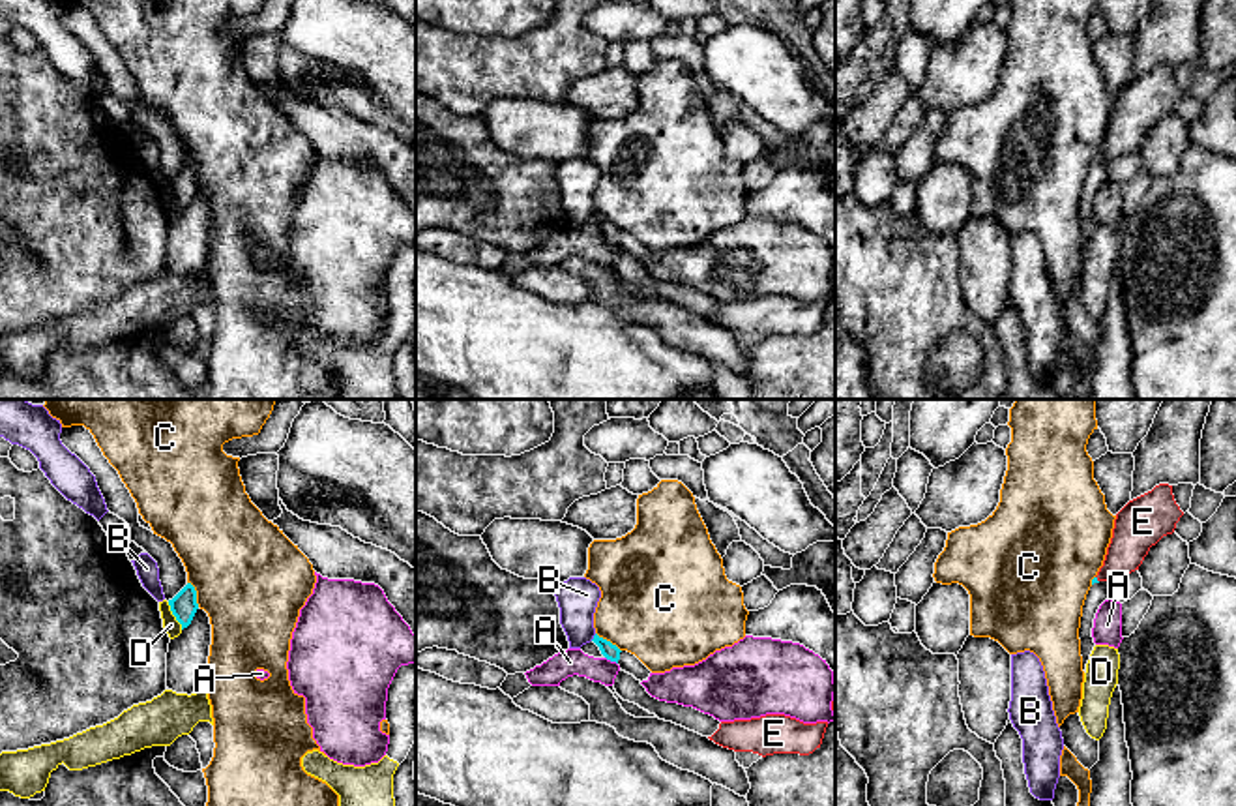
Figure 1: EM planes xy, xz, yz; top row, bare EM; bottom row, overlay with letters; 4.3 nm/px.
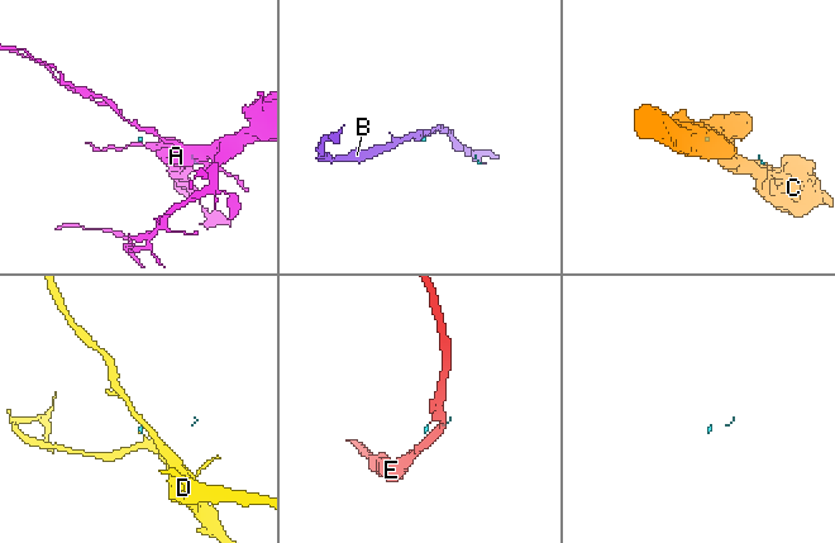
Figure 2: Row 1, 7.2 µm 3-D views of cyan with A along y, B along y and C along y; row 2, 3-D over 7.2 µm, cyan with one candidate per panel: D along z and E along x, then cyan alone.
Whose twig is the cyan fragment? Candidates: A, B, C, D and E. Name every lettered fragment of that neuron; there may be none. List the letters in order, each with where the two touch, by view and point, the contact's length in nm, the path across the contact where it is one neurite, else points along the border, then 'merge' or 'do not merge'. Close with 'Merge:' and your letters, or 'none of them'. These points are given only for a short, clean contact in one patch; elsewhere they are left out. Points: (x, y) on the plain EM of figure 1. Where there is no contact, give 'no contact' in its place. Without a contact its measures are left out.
A: meets cyan in xz at (611, 240); contact 70 nm long; border along xz (605, 237), (617, 244); do not merge
B: meets cyan in xz at (594, 218); contact 40 nm long; border along xz (596, 214), (590, 220); do not merge
C: meets cyan in xy at (195, 175); contact 120 nm long; border along xy (188, 162), (195, 171), (199, 186); do not merge
D: meets cyan in xy at (173, 194); contact 140 nm long; border along xy (167, 182), (182, 208); do not merge
E: meets cyan in yz at (1096, 160); contact 30 nm long; merge
Merge: E

